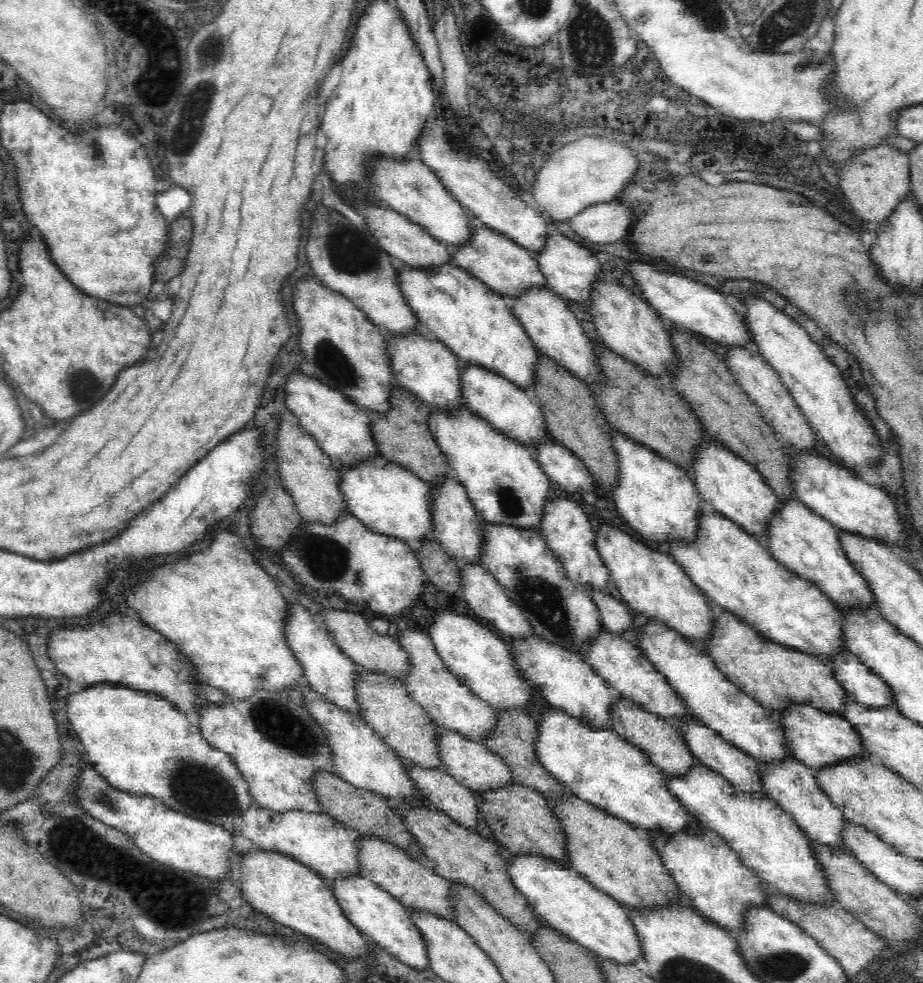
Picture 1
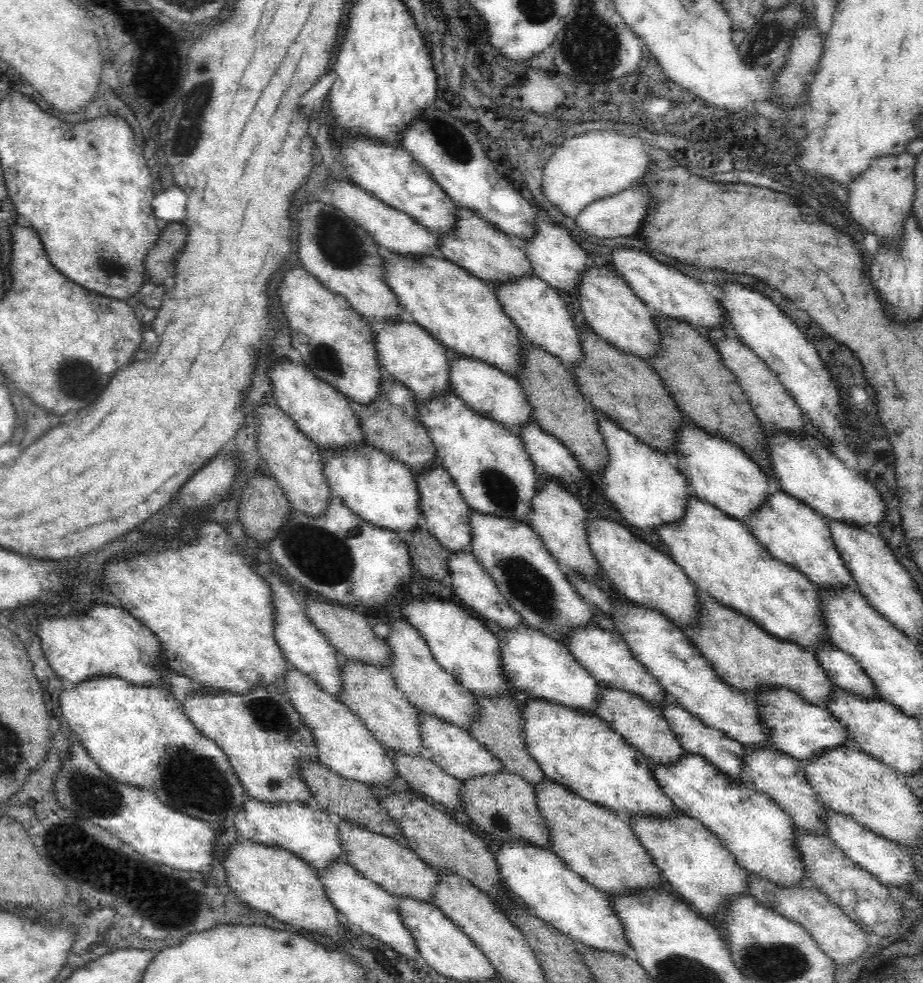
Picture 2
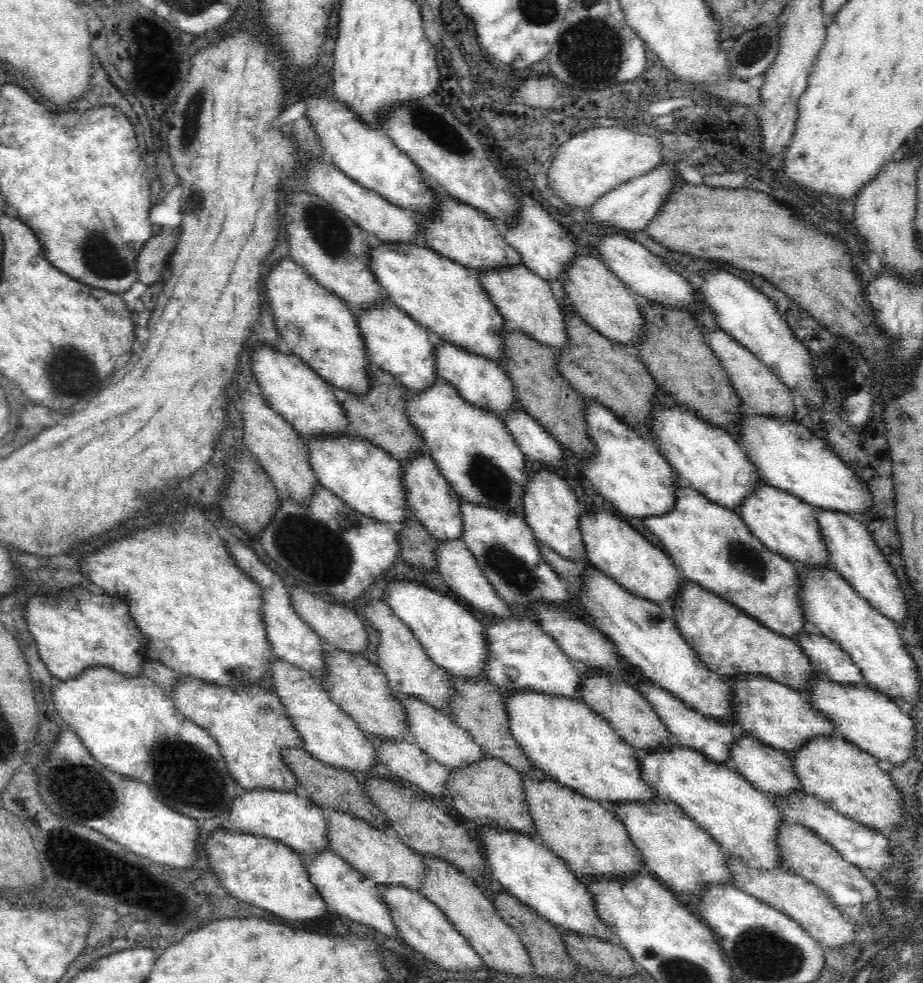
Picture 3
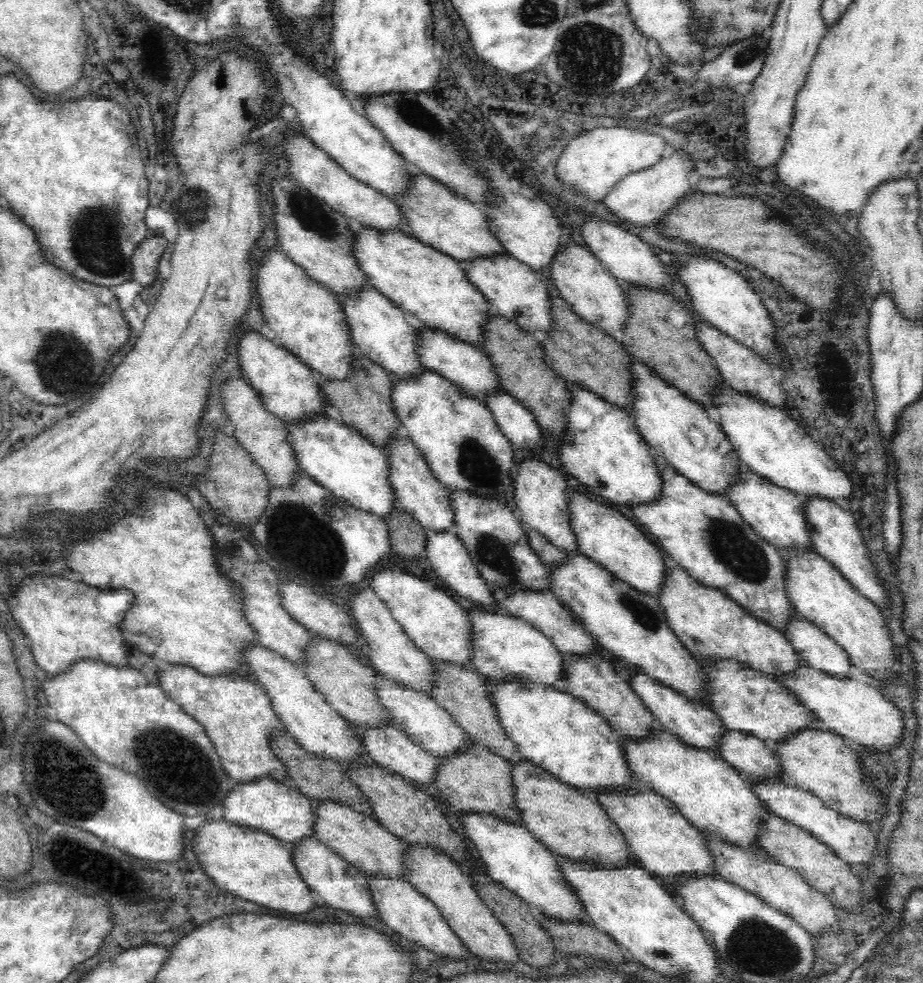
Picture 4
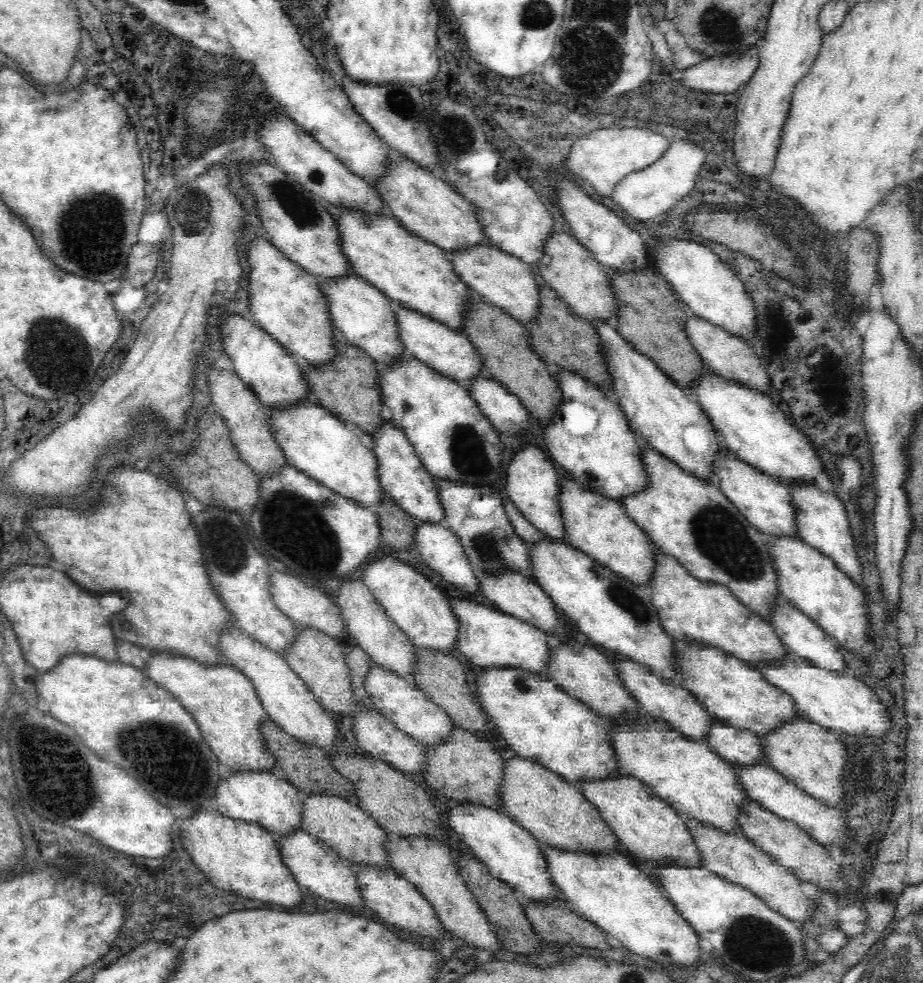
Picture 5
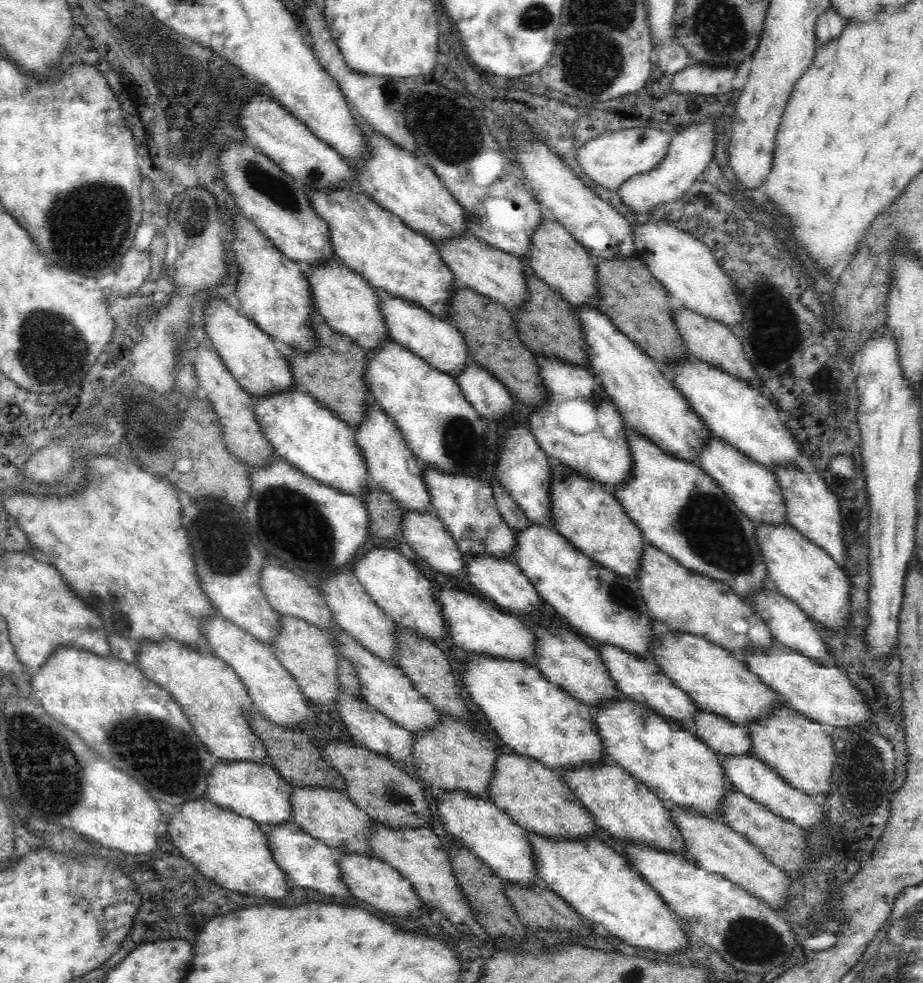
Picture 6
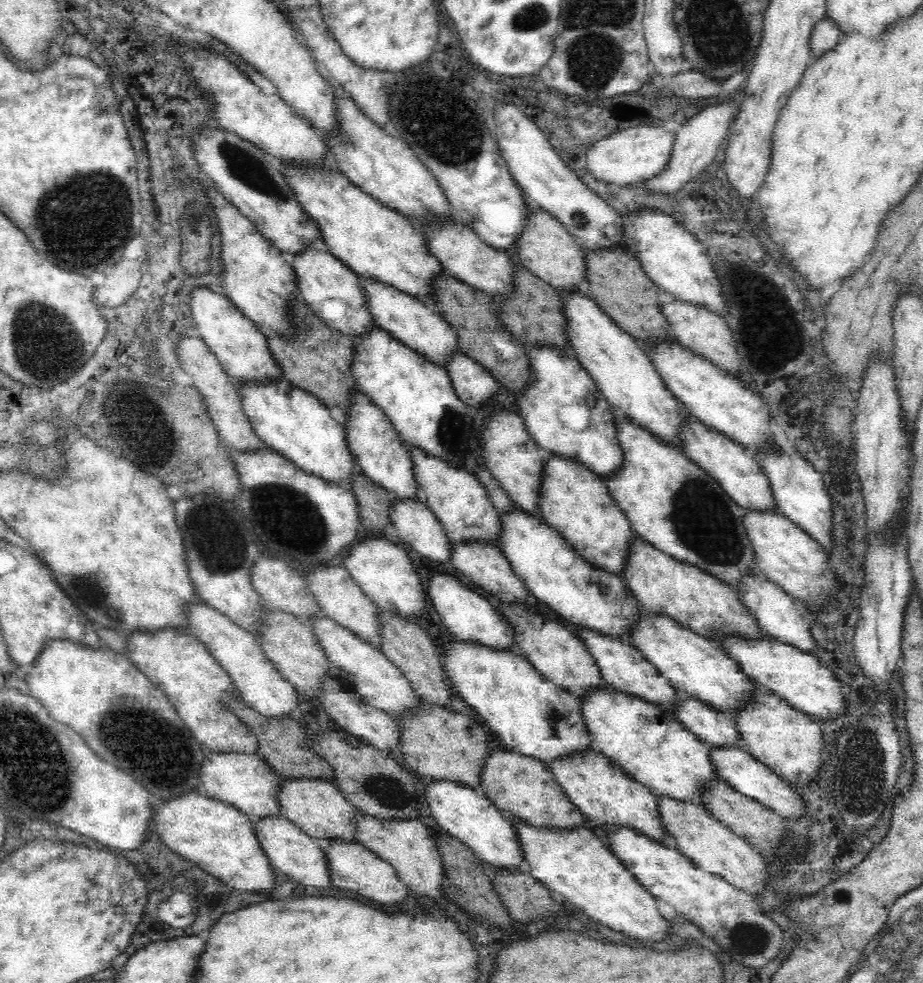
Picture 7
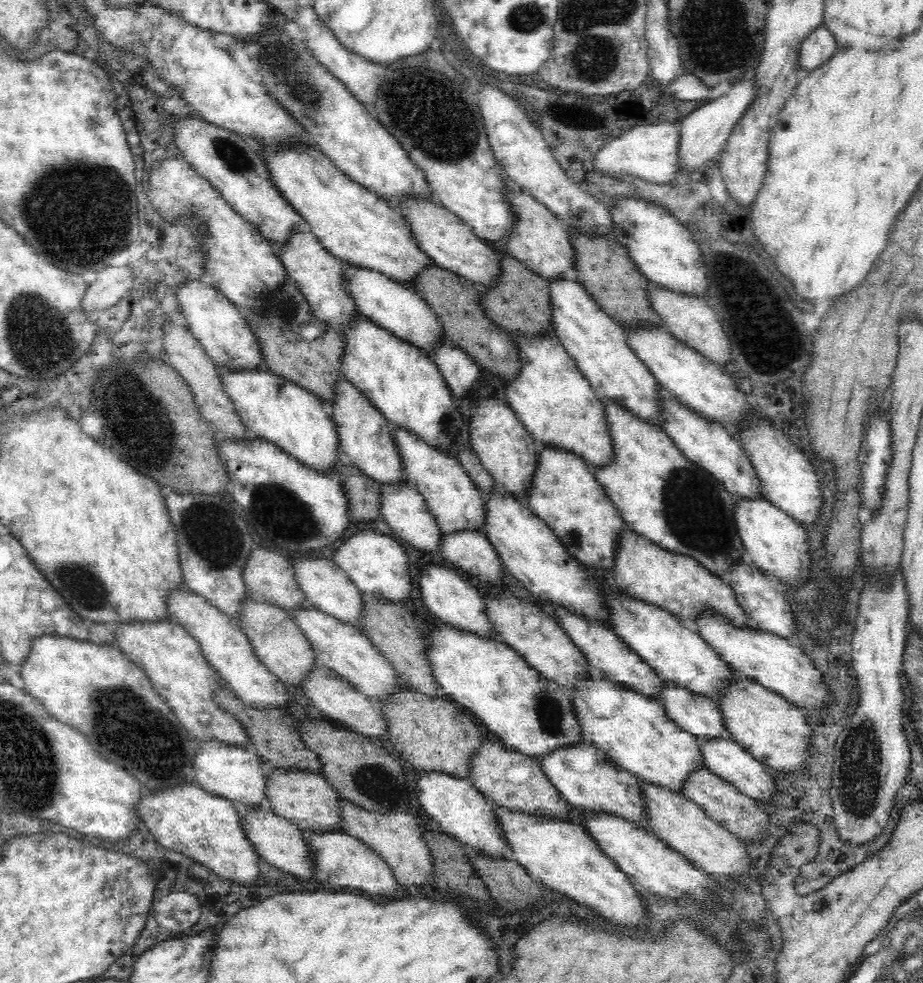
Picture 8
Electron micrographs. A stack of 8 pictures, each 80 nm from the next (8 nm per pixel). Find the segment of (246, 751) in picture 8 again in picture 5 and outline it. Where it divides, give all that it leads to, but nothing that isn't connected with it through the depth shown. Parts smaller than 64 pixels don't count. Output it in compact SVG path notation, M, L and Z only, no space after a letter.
M243 772L221 780L215 790L217 810L234 820L248 821L266 829L270 834L290 835L301 828L304 796L290 783L278 780L269 772Z

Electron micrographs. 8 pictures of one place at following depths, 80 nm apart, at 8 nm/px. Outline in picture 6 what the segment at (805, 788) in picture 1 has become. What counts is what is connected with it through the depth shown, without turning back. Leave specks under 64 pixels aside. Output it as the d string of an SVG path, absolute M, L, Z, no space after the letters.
M701 710L692 717L692 721L695 735L720 757L738 754L753 756L748 727L735 725L724 717Z

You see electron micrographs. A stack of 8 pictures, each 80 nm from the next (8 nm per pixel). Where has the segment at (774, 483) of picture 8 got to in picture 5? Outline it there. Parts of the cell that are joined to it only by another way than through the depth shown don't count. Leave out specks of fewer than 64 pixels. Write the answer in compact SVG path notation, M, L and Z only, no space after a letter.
M794 486L791 498L793 498L793 507L795 508L797 534L816 551L830 557L830 560L834 561L834 564L842 569L846 576L849 576L860 589L864 590L863 563L859 559L858 548L853 539L855 529L852 526L852 521L848 518L846 505L838 497L816 488L816 486Z

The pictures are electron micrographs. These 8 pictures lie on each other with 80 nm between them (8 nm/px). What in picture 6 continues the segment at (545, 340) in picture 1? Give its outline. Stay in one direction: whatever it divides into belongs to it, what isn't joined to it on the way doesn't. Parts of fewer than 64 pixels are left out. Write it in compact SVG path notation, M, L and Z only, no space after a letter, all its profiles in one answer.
M473 235L440 244L439 253L460 287L472 289L487 296L492 303L502 304L510 310L528 300L526 278L530 272L525 260L491 247Z

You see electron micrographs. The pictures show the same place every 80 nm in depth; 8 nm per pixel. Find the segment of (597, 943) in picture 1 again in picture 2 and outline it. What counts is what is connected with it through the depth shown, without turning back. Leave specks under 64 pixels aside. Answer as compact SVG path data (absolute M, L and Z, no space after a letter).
M506 841L496 852L495 862L498 863L502 882L537 918L557 928L579 945L614 954L633 955L608 894L572 872L558 855L524 841Z

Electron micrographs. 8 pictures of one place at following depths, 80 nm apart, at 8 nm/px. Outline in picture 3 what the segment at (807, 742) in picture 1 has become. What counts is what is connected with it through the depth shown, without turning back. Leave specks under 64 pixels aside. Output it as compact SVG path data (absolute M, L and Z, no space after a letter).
M742 674L738 680L724 681L733 690L738 728L741 727L750 736L760 739L772 748L790 754L812 739L834 735L833 724L814 709L802 693L786 685L770 681L760 674Z

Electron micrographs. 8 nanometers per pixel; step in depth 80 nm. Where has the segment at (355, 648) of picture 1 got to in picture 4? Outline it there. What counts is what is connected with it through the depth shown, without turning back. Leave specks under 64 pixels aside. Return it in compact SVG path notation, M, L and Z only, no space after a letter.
M286 582L286 584L279 586L279 596L282 599L286 612L294 620L303 624L312 636L320 635L328 640L336 641L338 644L351 650L354 650L356 642L361 640L358 637L357 627L344 606L336 606L329 599L320 598L318 594L314 594L314 591L310 590L310 588L296 586L296 583L292 584L292 582Z

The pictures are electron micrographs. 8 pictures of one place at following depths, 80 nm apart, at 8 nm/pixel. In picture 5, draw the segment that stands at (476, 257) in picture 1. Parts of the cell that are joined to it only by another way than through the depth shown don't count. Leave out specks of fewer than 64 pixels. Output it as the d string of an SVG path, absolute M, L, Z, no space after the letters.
M390 162L388 176L380 184L374 184L374 191L388 204L391 214L400 218L404 229L418 238L438 245L443 251L462 251L462 248L491 246L484 228L477 219L470 201L450 188L439 176L427 172L414 162Z

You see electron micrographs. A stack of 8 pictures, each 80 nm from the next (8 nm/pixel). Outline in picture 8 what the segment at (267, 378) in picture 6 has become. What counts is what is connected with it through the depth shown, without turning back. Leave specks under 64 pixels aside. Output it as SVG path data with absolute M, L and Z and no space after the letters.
M202 280L185 281L175 289L175 299L178 299L181 314L190 322L191 334L198 339L200 346L218 368L267 369L263 362L263 354L260 351L257 336L250 330L250 325L241 315L238 306L226 299L221 291Z

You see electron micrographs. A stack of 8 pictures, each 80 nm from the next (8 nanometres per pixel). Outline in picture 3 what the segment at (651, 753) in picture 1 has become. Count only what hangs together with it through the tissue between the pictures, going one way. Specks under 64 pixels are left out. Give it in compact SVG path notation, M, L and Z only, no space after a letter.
M590 673L584 674L587 676L581 692L584 703L607 720L626 744L645 753L666 751L666 748L671 748L675 744L665 724L656 715L652 705L643 698L639 689L611 677L590 677Z

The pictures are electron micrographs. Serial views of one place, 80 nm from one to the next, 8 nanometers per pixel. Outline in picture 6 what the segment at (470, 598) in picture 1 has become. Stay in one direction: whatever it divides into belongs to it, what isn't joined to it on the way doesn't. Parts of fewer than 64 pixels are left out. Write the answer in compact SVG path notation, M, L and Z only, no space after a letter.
M403 509L403 519L401 522L403 526L402 536L404 536L409 544L419 554L419 559L424 560L428 564L428 568L436 570L436 572L442 572L444 576L448 578L454 578L458 582L463 583L464 587L471 587L467 583L467 572L463 566L464 554L458 550L456 541L452 538L452 535L447 531L446 525L440 520L440 518L430 516L429 513L419 513L413 510Z

